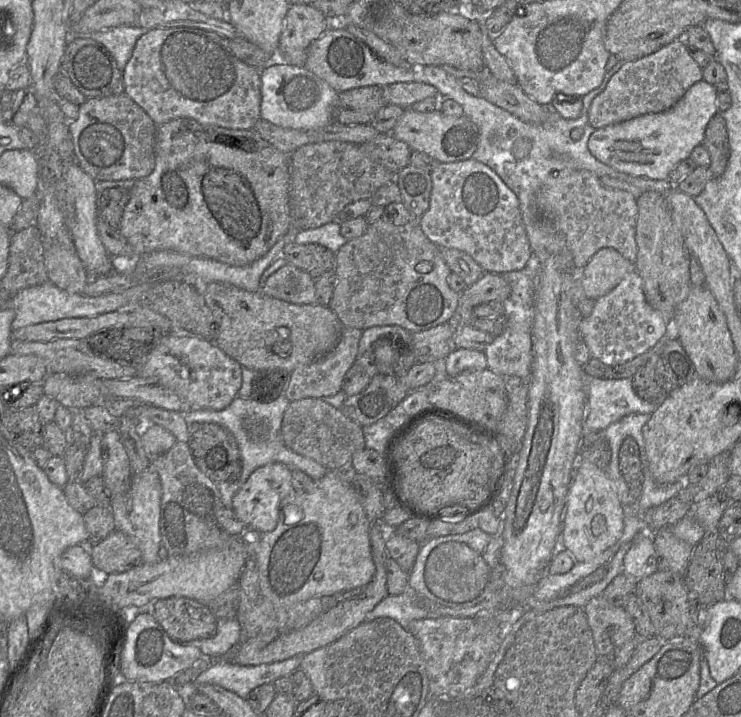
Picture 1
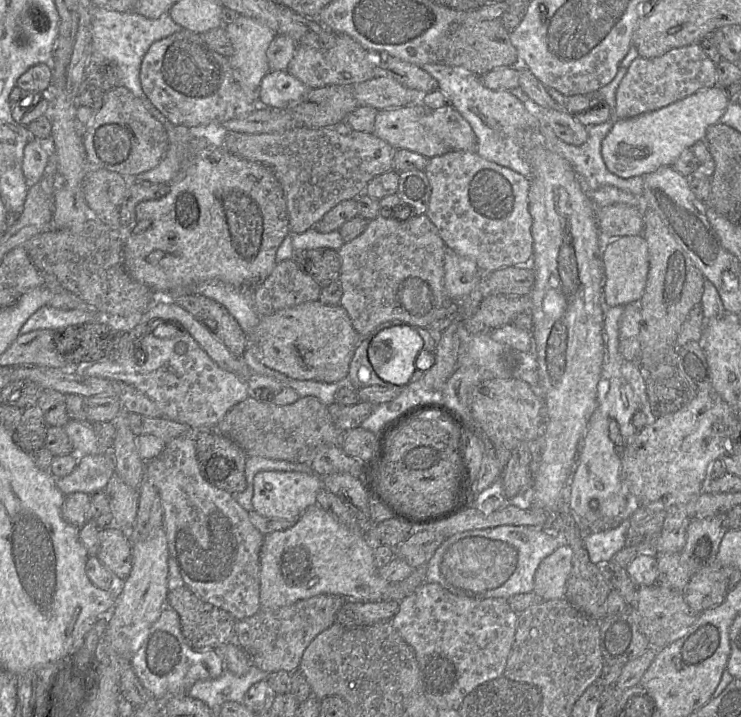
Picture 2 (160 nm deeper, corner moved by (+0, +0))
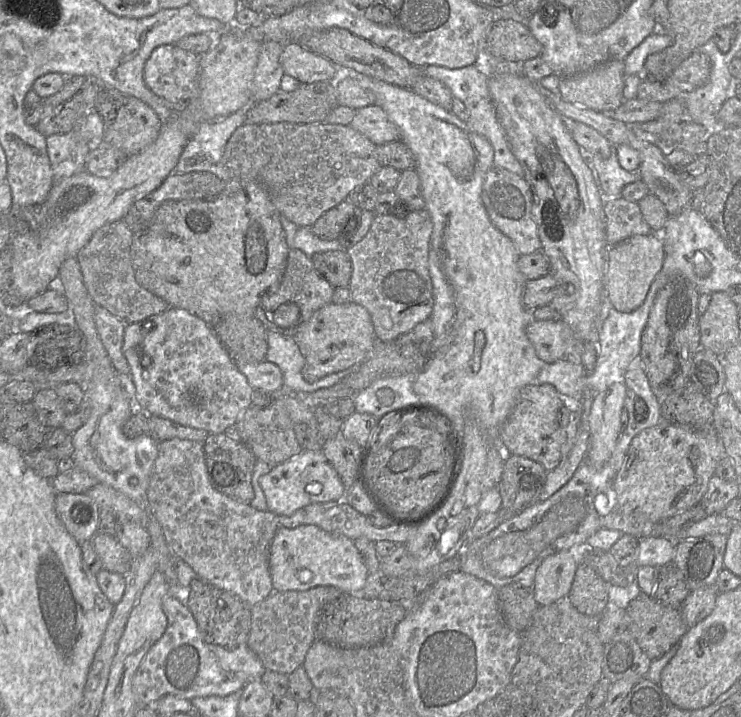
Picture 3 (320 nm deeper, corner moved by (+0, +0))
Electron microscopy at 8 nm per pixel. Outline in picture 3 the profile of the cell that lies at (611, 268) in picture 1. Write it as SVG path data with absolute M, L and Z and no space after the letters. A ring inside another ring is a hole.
M660 233L634 235L607 249L607 268L604 294L609 304L619 312L632 312L639 308L664 262L664 247Z

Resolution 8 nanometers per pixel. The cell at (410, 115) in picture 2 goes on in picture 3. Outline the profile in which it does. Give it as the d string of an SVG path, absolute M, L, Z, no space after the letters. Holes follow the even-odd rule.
M377 104L357 109L350 126L377 146L401 139L397 126Z

